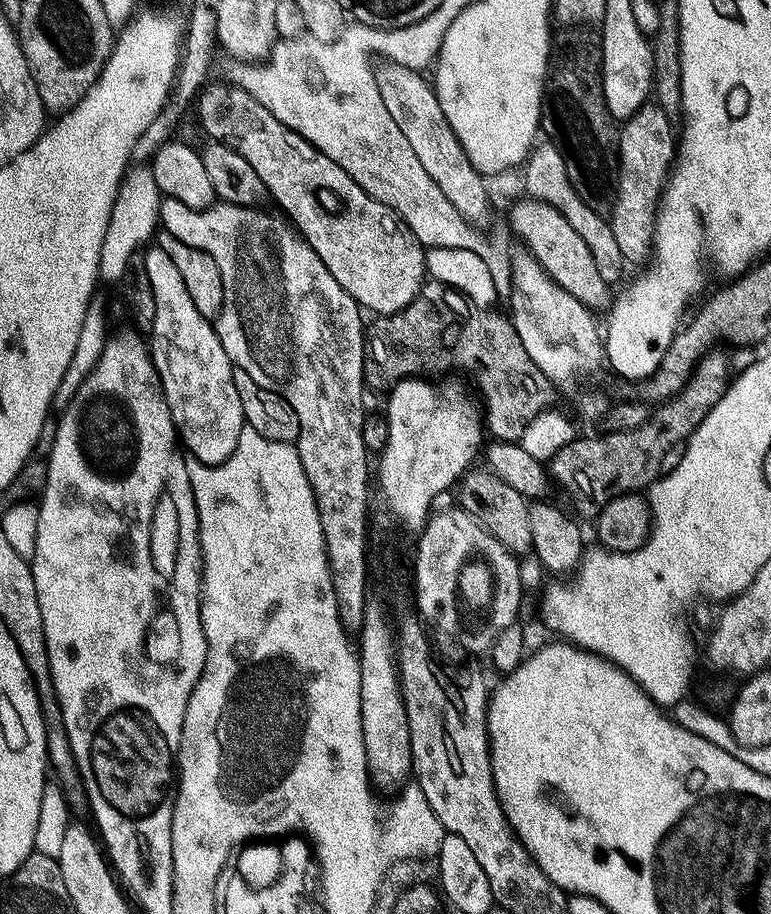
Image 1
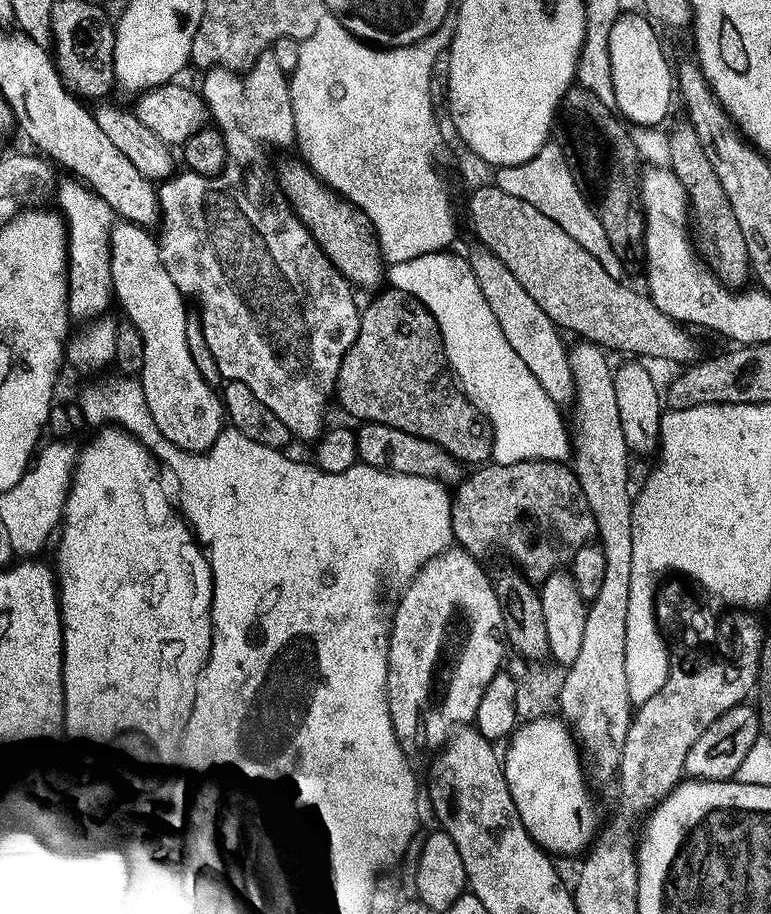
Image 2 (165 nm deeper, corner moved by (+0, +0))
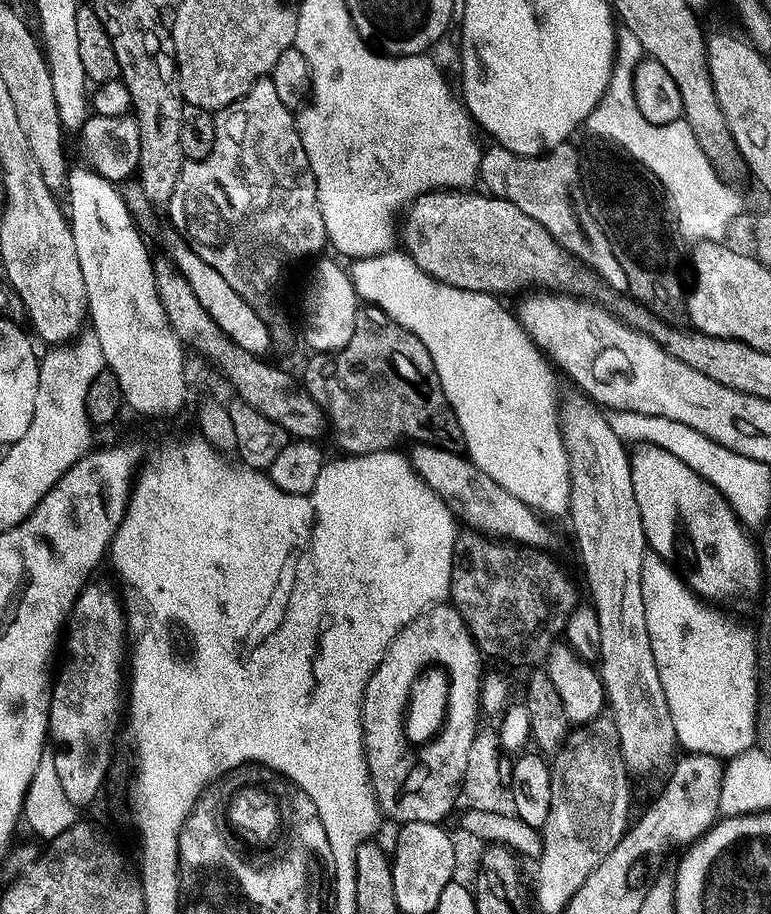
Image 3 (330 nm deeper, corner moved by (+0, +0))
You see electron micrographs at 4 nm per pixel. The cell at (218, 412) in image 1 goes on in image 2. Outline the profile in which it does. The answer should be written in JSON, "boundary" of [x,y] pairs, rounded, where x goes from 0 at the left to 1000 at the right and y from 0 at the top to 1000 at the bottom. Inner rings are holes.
{"boundary":[[[156,243],[145,251],[145,318],[149,332],[166,337],[165,349],[184,365],[187,371],[187,395],[179,408],[184,427],[189,431],[189,444],[200,457],[200,466],[226,488],[241,495],[266,495],[293,467],[293,452],[287,430],[258,408],[257,400],[246,387],[241,374],[241,352],[245,338],[239,338],[240,325],[215,298],[208,281],[204,259],[191,248]]]}

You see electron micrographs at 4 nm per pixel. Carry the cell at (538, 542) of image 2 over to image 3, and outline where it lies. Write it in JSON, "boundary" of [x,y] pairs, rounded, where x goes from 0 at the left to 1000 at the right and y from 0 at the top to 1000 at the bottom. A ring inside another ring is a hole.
{"boundary":[[[613,580],[593,585],[581,642],[584,661],[597,670],[629,719],[687,731],[707,725],[713,710],[728,699],[750,653],[735,628],[711,606]]]}

